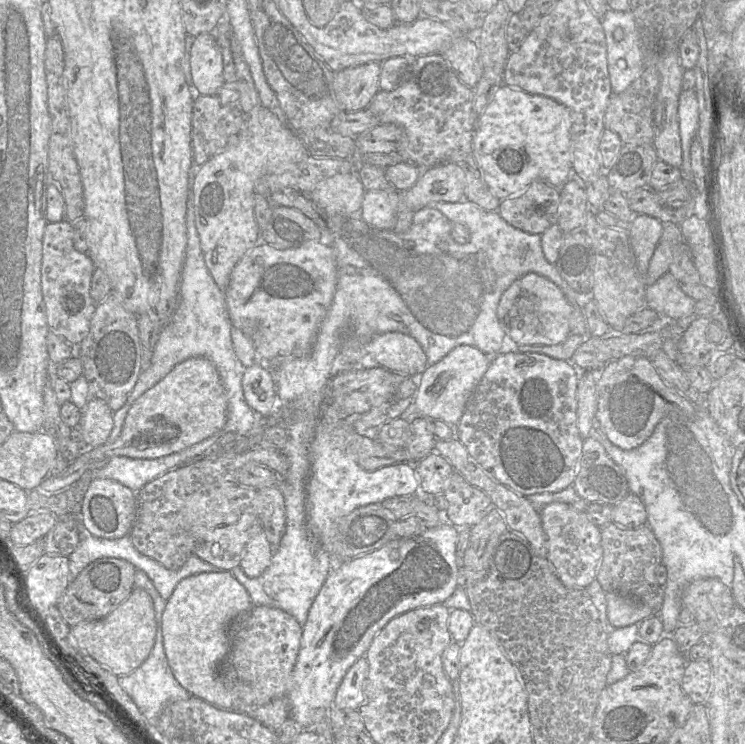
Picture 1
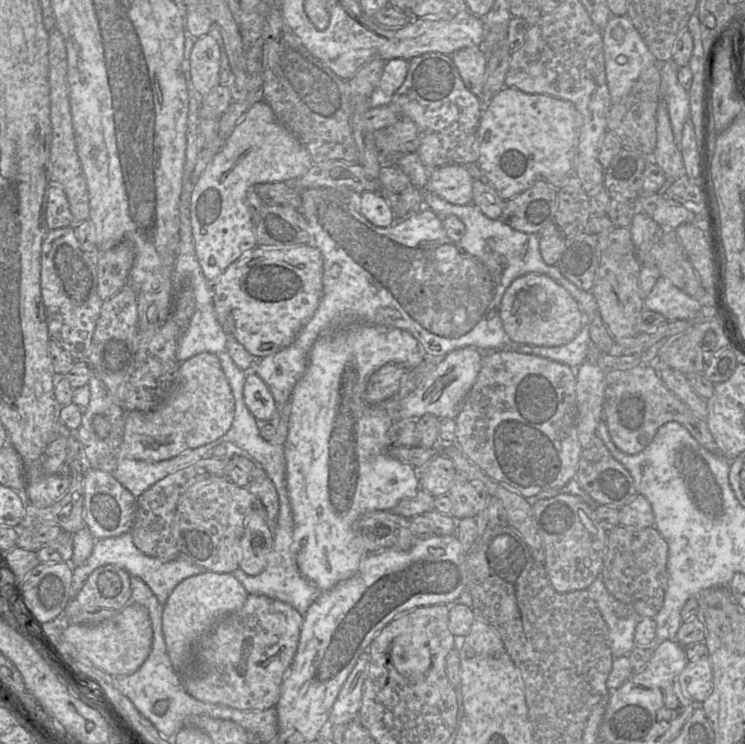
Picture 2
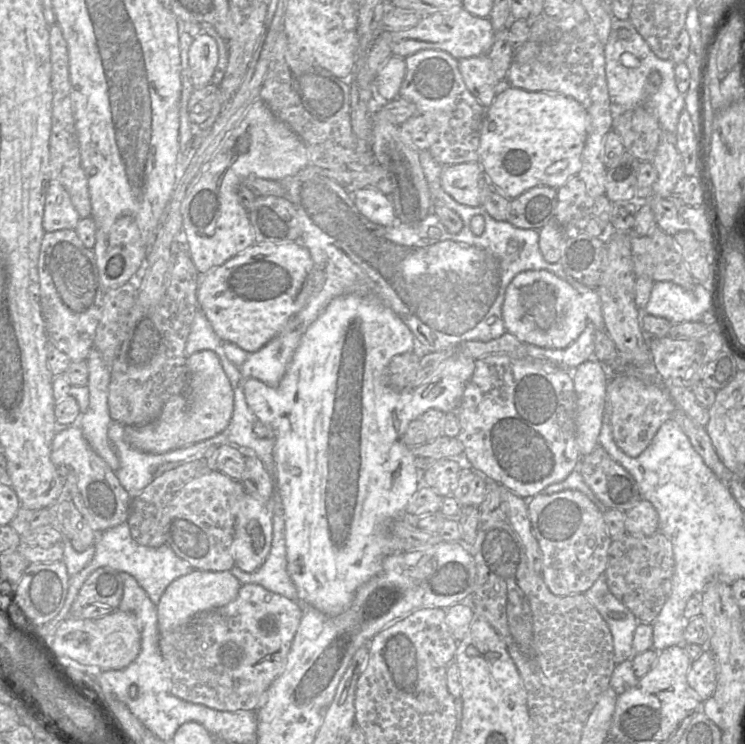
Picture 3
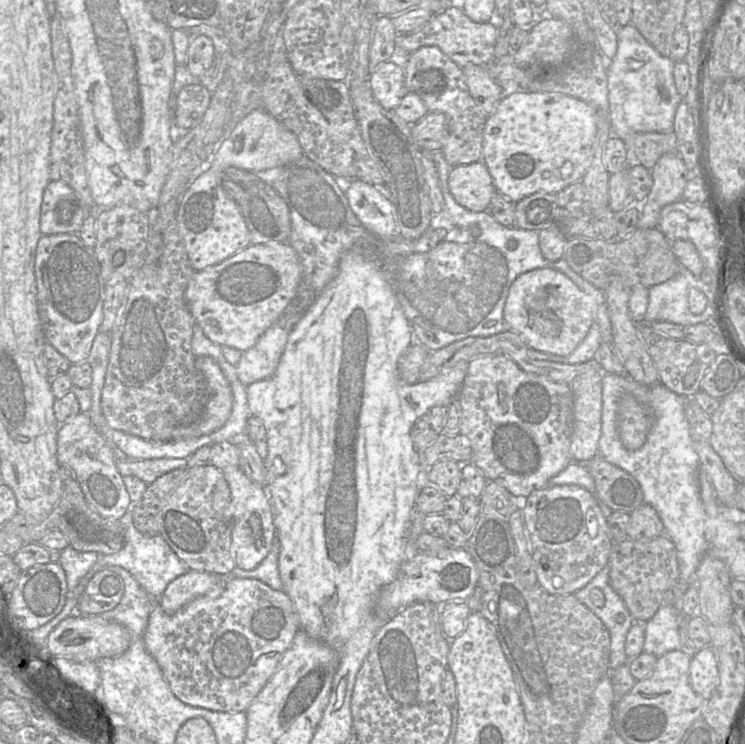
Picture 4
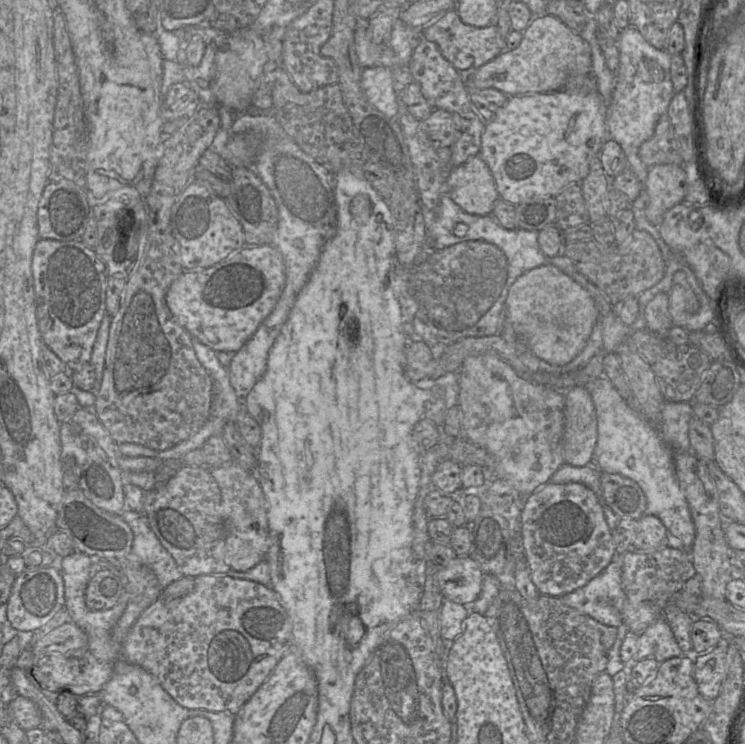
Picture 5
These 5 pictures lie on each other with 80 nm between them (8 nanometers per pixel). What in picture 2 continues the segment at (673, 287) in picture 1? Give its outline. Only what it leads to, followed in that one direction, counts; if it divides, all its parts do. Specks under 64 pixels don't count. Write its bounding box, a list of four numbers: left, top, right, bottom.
[644,276,702,321]

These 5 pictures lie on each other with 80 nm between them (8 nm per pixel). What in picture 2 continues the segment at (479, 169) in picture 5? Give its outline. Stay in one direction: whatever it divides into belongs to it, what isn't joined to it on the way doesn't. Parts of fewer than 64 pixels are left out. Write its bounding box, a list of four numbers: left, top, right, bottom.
[427,164,473,205]

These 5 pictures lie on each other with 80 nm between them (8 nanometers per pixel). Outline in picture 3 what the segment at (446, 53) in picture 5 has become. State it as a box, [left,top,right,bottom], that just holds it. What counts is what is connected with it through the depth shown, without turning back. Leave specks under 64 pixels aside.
[390,7,495,60]

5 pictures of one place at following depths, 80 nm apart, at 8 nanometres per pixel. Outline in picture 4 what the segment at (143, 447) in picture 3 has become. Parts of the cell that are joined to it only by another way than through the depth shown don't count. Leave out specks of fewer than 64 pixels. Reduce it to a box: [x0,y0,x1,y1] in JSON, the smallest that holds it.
[176,356,233,438]

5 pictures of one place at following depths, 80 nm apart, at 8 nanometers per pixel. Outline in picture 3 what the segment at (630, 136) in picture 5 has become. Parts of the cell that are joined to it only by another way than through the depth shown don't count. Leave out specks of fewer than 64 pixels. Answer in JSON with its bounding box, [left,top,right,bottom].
[604,19,685,146]

